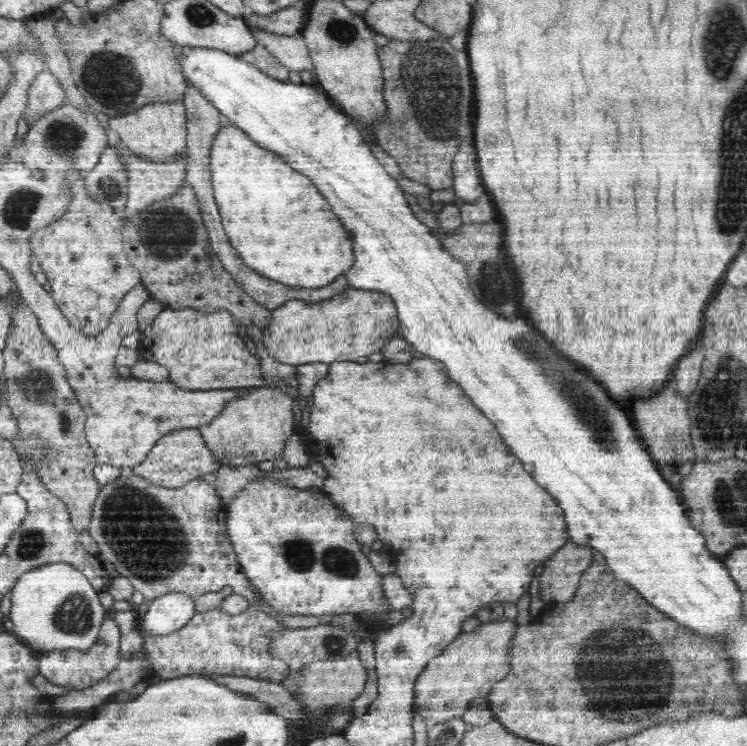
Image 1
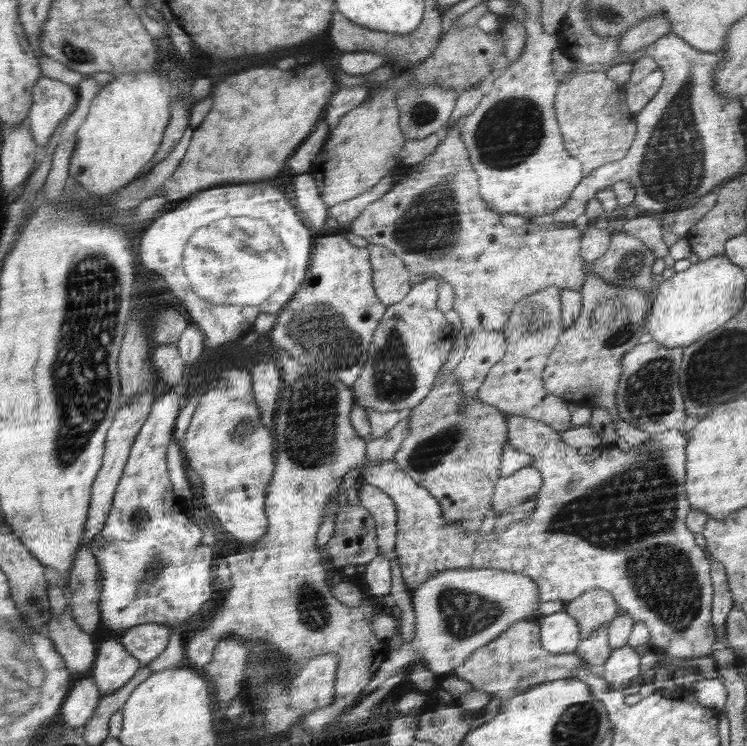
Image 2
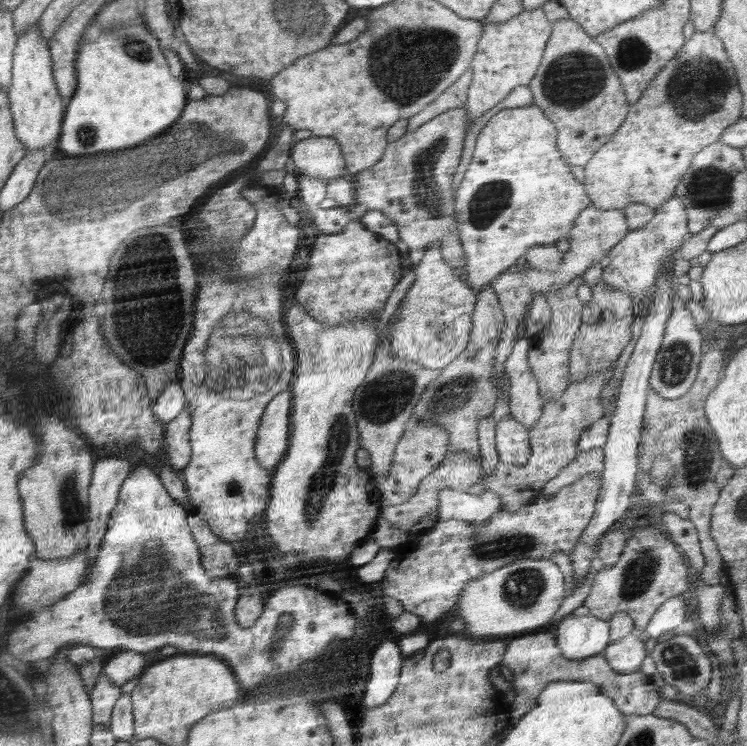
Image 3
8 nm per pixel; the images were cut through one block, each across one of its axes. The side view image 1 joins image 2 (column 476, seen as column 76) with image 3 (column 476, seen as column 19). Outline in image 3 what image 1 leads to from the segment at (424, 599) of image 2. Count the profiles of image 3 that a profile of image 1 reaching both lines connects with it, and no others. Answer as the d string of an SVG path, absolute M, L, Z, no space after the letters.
M524 558L468 582L452 614L464 619L464 635L468 637L479 640L517 637L550 622L567 592L567 581L558 564L551 560Z

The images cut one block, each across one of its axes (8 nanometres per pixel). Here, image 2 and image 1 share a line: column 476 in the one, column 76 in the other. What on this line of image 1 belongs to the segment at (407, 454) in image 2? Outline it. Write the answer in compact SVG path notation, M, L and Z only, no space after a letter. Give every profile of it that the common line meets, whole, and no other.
M25 301L18 302L13 310L13 332L8 334L5 348L1 350L4 361L4 380L6 381L6 404L18 422L19 434L12 441L15 450L20 454L22 462L31 466L39 481L46 489L66 504L74 530L88 530L92 518L93 506L101 493L101 487L96 483L93 470L98 464L85 434L86 412L82 409L74 389L67 381L67 372L57 359L57 350L52 342L38 328L39 320L30 310Z

